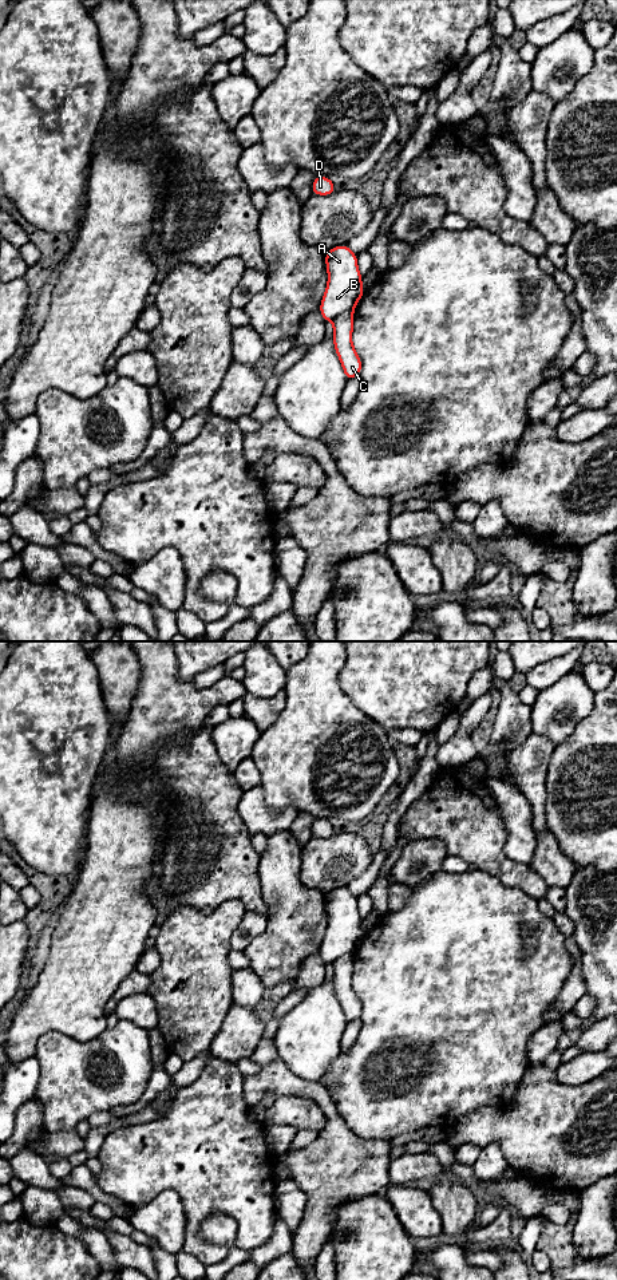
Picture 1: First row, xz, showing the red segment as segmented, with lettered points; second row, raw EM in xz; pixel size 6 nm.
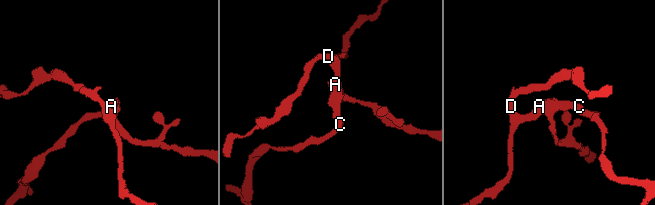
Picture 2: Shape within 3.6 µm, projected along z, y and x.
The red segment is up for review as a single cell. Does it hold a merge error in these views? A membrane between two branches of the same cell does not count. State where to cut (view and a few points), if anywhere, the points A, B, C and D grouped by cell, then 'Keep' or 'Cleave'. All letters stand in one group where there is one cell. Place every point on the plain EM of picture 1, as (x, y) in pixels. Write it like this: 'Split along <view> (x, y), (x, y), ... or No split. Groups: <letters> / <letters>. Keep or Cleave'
Split along xz (352, 952), (340, 955), (332, 963). Groups: A B D / C. Cleave

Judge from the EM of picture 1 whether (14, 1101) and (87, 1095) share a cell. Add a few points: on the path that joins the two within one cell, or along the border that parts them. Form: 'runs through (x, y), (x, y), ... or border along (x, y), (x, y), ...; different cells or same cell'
border along (40, 1067), (38, 1087), (32, 1098); different cells

